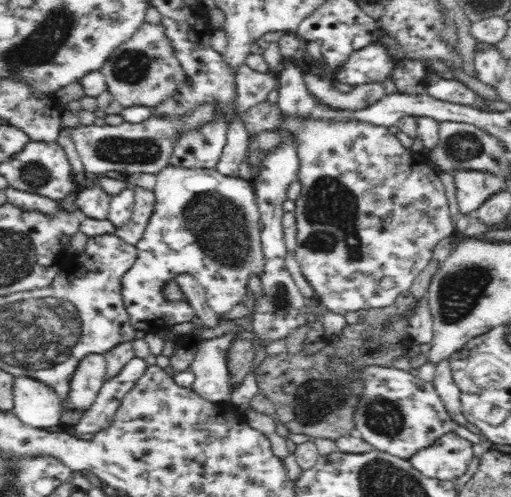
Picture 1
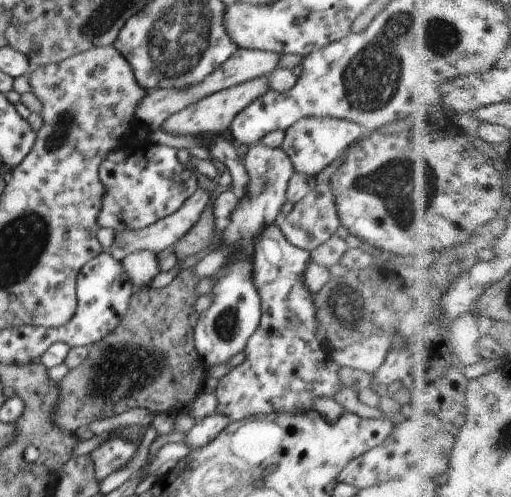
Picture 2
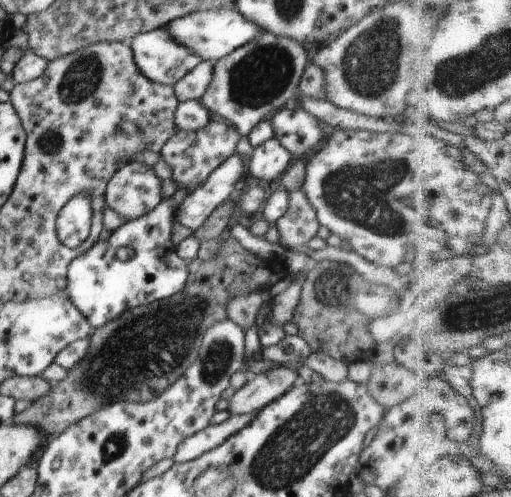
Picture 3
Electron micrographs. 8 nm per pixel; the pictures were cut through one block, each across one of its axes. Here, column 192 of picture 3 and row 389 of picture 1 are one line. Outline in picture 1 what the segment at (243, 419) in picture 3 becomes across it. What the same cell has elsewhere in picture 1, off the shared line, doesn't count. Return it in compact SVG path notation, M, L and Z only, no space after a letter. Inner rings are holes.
M444 358L436 365L432 384L442 399L448 415L452 416L452 421L456 422L456 425L464 427L467 421L462 411L462 396L458 385L452 379L452 369L450 369L448 358Z

